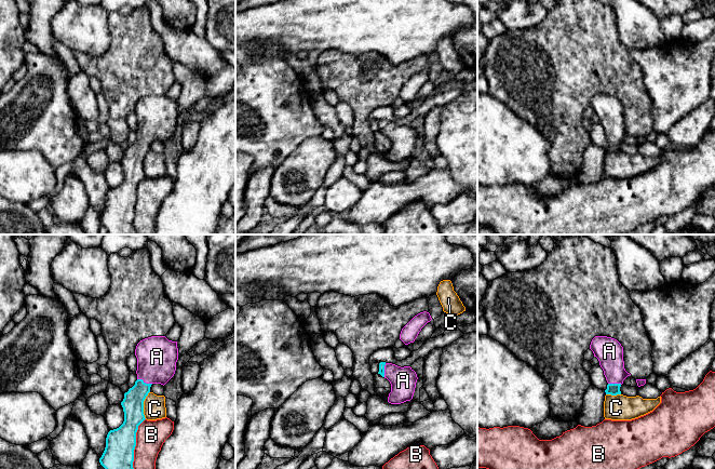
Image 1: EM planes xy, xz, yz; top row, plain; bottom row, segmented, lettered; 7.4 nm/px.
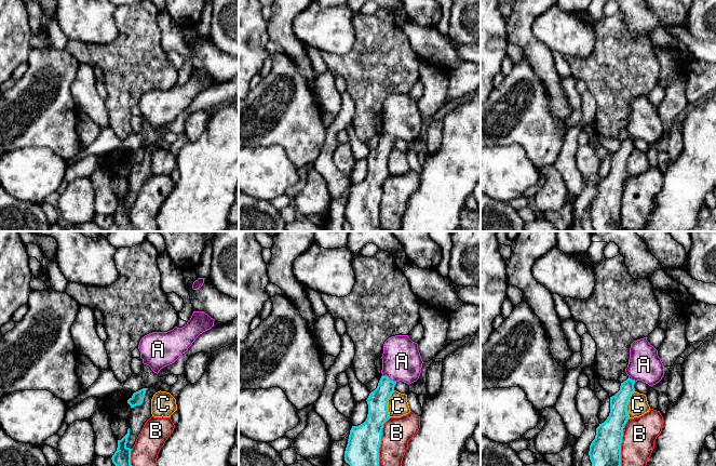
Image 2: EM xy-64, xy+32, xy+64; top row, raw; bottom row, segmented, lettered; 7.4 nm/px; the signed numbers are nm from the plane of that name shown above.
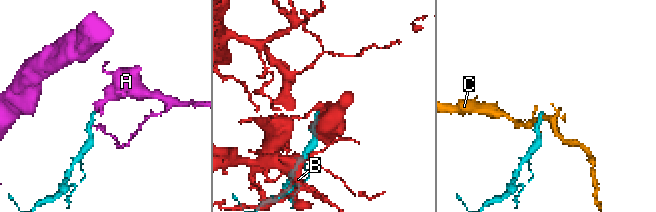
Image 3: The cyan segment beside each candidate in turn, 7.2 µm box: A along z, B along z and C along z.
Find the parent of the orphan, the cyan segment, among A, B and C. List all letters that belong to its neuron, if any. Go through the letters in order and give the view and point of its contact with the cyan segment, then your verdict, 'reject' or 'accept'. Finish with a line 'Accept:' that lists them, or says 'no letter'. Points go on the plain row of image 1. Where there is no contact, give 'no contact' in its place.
A: xy (145, 141) | accept
B: xy (134, 205) | reject
C: xy (143, 163) | reject
Accept: A

